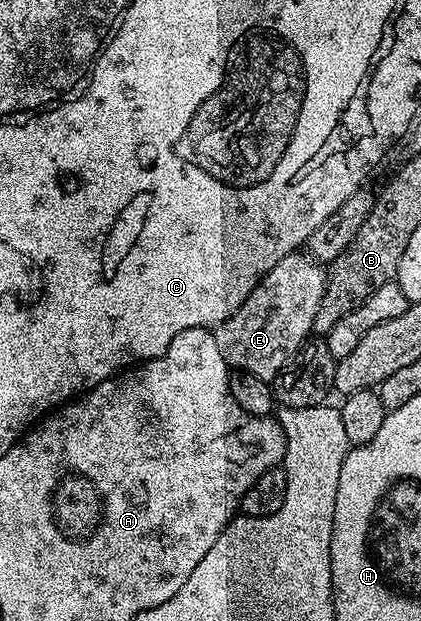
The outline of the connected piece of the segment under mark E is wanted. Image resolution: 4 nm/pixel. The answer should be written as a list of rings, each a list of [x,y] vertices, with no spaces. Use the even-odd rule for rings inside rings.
[[[294,253],[283,257],[275,269],[264,275],[251,289],[247,301],[215,328],[219,353],[223,353],[230,368],[270,381],[276,379],[289,358],[310,338],[315,312],[325,292],[326,274],[326,268],[308,254]]]

